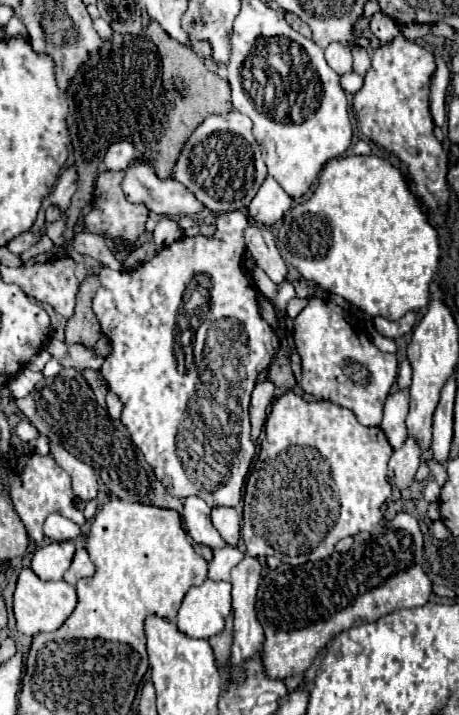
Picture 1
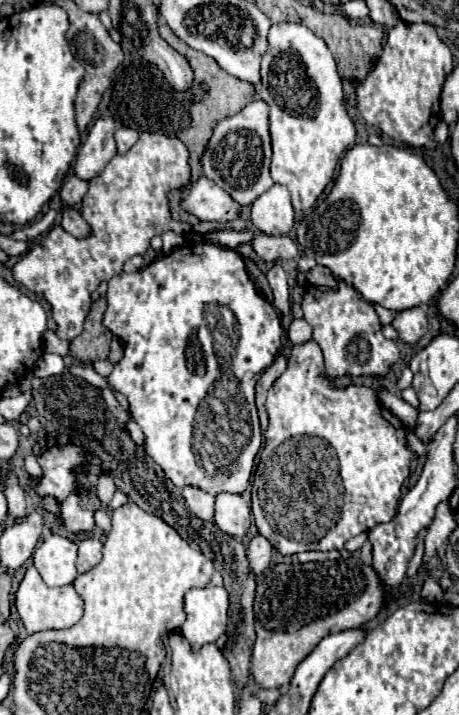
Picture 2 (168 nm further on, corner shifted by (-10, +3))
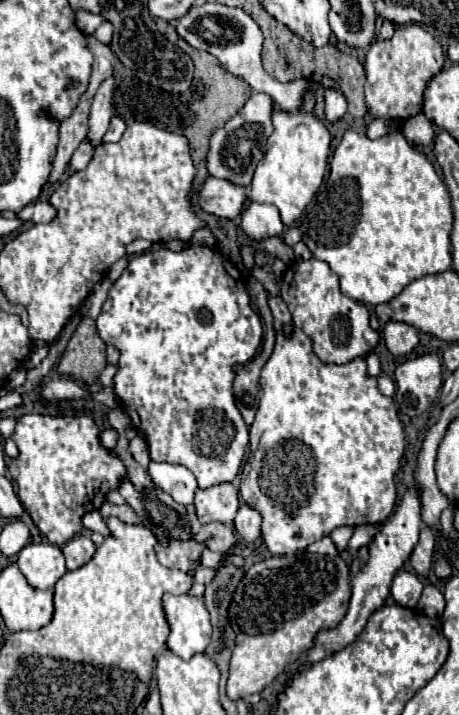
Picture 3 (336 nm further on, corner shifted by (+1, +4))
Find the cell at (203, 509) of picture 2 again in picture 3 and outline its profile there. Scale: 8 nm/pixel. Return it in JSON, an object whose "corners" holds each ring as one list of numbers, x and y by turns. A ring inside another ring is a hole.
{"corners":[[150,461,148,475,160,489,170,493,176,503,182,503,182,505,194,503,194,493,198,489,196,477,184,465]]}

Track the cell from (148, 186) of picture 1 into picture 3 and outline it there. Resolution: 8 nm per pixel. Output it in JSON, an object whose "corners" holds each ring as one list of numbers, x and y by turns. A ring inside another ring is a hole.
{"corners":[[208,177,200,191,200,207,206,213,236,219,246,205,246,187,226,179]]}

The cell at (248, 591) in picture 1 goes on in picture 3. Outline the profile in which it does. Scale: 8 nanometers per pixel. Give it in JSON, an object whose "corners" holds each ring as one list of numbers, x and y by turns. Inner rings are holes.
{"corners":[[242,503,236,519,234,519,234,527,236,527,236,535,244,541,244,543,254,543,254,539,260,537,260,523,262,523,262,515,256,507]]}

